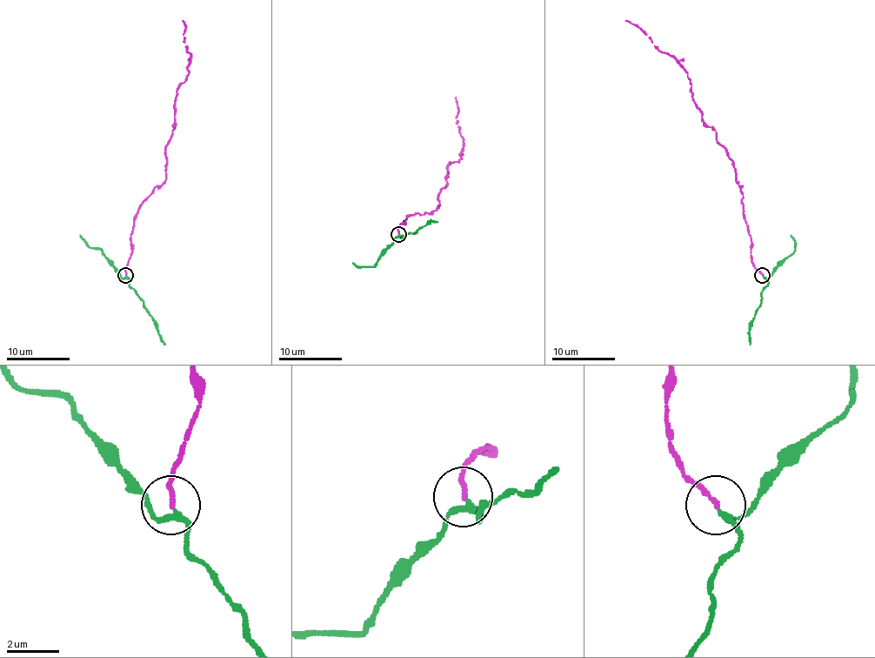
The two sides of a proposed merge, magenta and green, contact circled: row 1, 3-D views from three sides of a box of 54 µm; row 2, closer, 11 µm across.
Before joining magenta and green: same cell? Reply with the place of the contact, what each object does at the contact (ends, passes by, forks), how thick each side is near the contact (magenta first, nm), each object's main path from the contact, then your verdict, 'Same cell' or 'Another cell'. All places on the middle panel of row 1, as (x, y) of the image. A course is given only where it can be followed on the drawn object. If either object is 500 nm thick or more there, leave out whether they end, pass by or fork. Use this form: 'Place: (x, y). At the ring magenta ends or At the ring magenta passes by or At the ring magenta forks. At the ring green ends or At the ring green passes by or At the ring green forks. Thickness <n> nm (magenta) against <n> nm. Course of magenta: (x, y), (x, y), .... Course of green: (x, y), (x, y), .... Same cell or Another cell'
Place: (398, 234). At the ring magenta ends. At the ring green passes by. Thickness 180 nm (magenta) against 200 nm. Course of magenta: (397, 234), (401, 224), (412, 214), (438, 207), (446, 166), (461, 158), (454, 97). Course of green: (399, 234), (403, 239), (407, 232), (415, 232), (429, 220), (437, 222). Same cell

